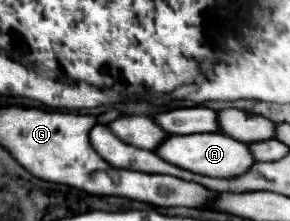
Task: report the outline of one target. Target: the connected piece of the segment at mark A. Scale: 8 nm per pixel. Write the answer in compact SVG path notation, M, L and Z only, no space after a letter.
M190 134L190 136L168 136L160 148L156 150L158 156L162 156L166 162L186 168L196 174L212 176L212 178L232 178L232 176L242 176L256 164L256 158L252 152L248 152L248 144L238 142L226 134Z

